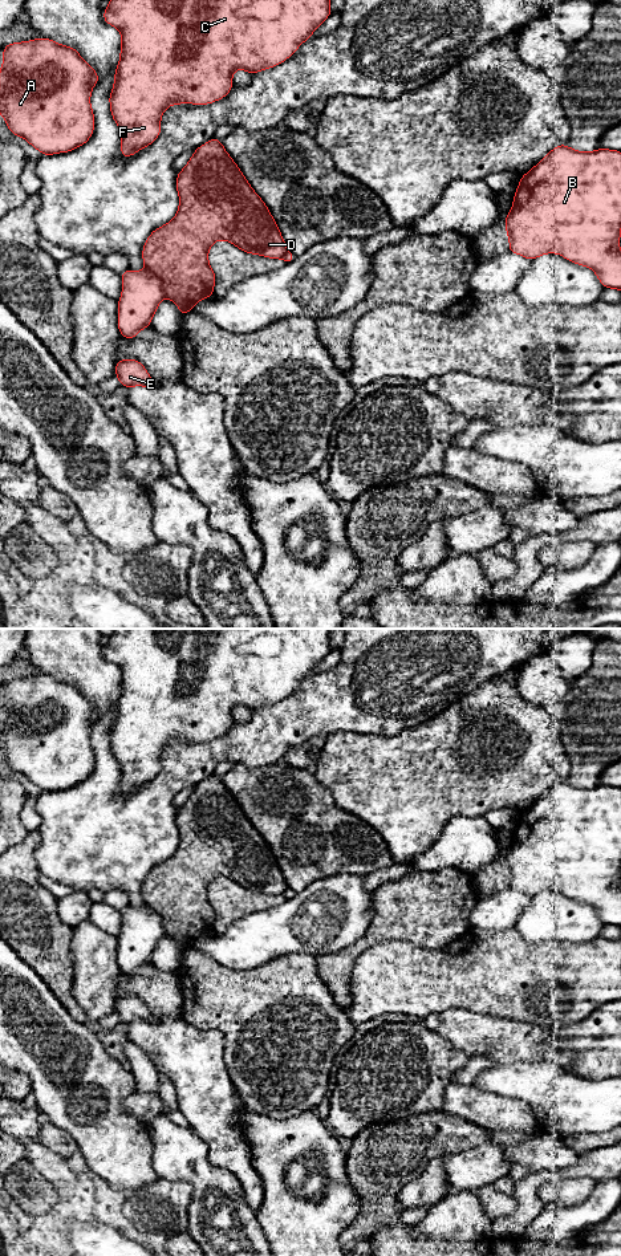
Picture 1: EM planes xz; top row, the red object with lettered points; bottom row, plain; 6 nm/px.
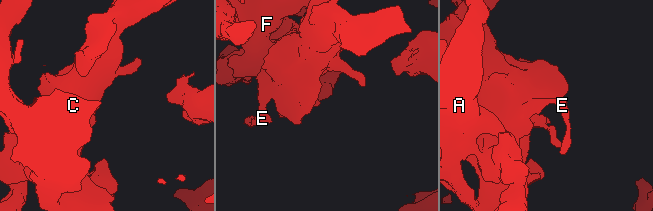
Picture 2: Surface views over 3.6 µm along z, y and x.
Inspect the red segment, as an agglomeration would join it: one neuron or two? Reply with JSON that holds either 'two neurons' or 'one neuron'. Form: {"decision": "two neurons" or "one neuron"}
{"decision": "two neurons"}

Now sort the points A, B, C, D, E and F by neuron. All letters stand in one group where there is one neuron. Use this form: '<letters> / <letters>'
A B C E F / D

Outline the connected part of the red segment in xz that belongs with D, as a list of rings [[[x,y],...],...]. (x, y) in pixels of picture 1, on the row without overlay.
[[[212,775],[198,784],[176,813],[179,845],[174,855],[154,866],[147,874],[142,897],[146,906],[157,911],[163,931],[180,947],[182,954],[198,938],[214,932],[215,909],[208,899],[208,886],[218,877],[227,877],[236,885],[268,895],[283,895],[287,882],[261,834],[228,792],[222,777]]]

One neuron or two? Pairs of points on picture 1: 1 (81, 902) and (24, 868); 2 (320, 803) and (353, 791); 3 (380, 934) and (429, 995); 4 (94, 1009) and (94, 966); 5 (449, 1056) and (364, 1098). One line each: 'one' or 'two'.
1: two
2: two
3: two
4: one
5: one

